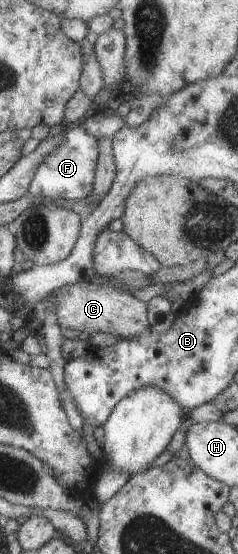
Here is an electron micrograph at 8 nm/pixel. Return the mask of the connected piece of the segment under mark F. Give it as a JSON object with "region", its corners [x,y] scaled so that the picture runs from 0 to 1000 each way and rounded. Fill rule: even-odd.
{"region":[[[265,227],[256,235],[269,255],[181,287],[122,330],[113,348],[139,357],[197,354],[210,359],[319,363],[382,352],[412,287],[408,253],[336,227]]]}

